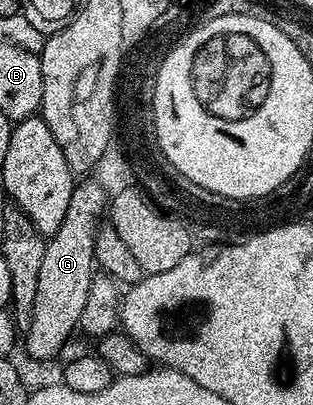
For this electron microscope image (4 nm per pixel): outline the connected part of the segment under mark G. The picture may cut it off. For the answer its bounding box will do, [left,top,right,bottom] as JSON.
[26,180,108,362]

